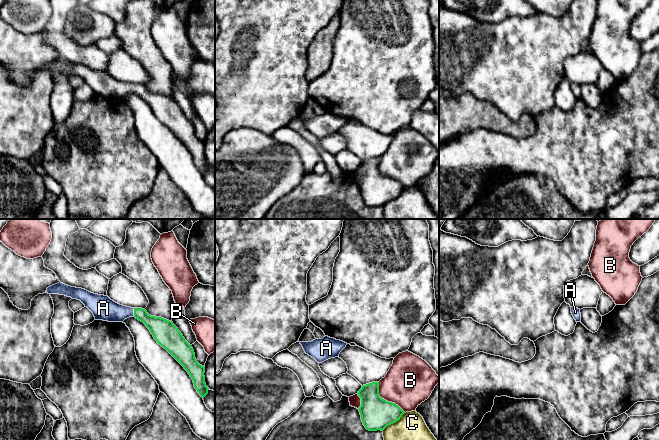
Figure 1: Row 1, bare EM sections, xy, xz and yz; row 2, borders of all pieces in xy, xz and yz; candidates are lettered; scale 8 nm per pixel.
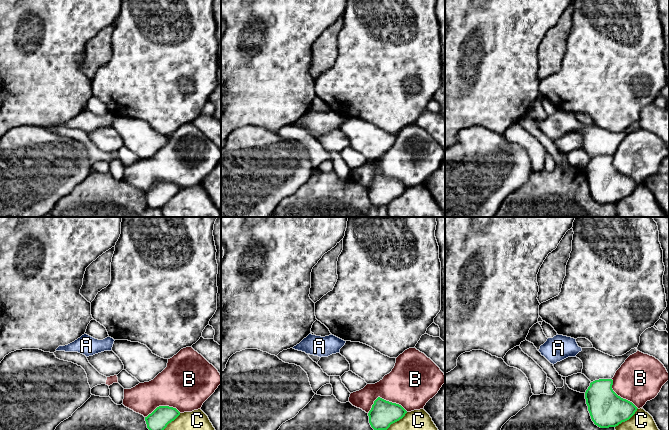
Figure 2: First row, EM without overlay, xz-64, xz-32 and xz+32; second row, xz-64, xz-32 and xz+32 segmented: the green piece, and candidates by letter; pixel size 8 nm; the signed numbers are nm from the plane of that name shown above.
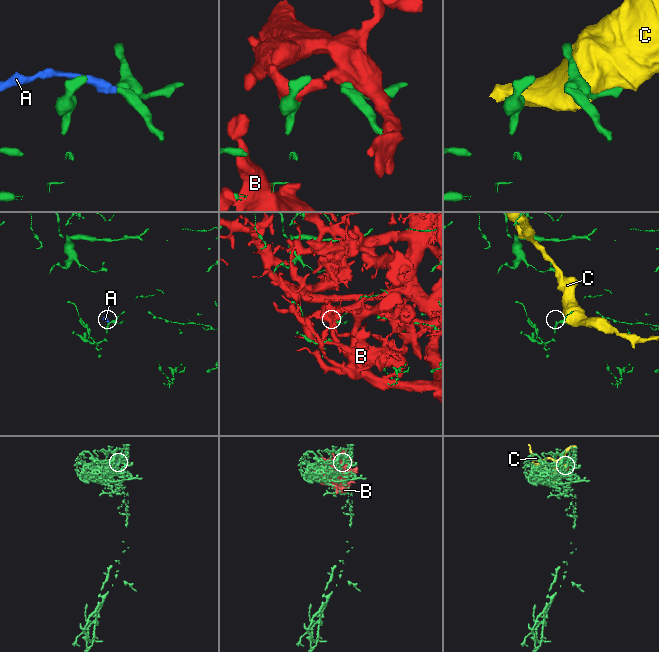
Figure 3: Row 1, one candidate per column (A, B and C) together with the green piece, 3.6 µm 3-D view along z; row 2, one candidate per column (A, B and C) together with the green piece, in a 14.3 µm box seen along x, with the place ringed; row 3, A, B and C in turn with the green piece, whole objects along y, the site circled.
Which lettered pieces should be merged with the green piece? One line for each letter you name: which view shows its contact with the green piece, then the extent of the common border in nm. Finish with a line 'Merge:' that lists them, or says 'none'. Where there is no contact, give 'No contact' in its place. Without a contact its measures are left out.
A: Touches green in xy. Shared border 60 nm
Merge: A

